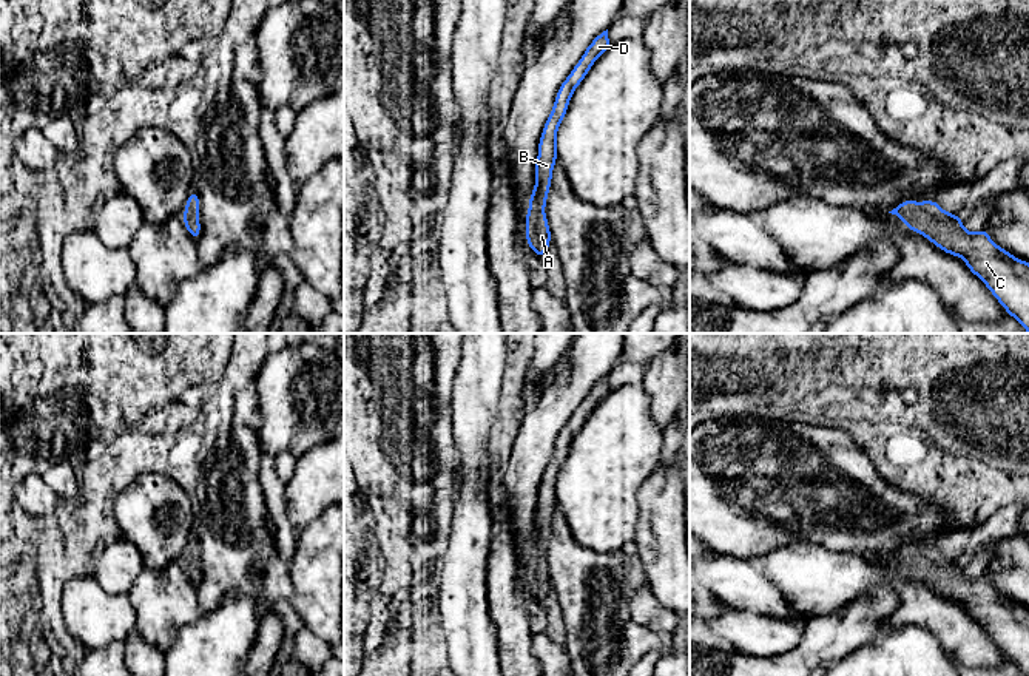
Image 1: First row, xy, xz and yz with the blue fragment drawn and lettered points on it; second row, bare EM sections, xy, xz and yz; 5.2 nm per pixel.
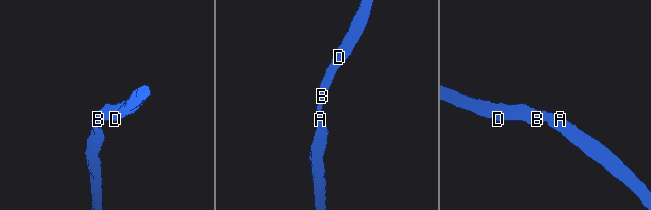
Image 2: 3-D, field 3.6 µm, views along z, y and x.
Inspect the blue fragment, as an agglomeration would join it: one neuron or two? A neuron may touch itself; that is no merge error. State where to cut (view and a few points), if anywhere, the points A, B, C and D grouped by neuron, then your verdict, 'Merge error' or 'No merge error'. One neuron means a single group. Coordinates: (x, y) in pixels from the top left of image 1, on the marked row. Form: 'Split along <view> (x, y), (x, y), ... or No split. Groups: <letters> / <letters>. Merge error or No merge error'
No split. Groups: A B C D. No merge error

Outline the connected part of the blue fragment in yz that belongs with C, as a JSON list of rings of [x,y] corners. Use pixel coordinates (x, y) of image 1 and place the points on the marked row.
[[[907,199],[889,213],[943,252],[960,256],[1004,310],[1029,332],[1029,262],[997,245],[986,228],[969,233],[960,215],[944,211],[935,201],[918,204]]]

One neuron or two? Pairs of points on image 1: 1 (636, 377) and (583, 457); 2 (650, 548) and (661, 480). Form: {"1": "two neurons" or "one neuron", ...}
{"1": "two neurons", "2": "one neuron"}

